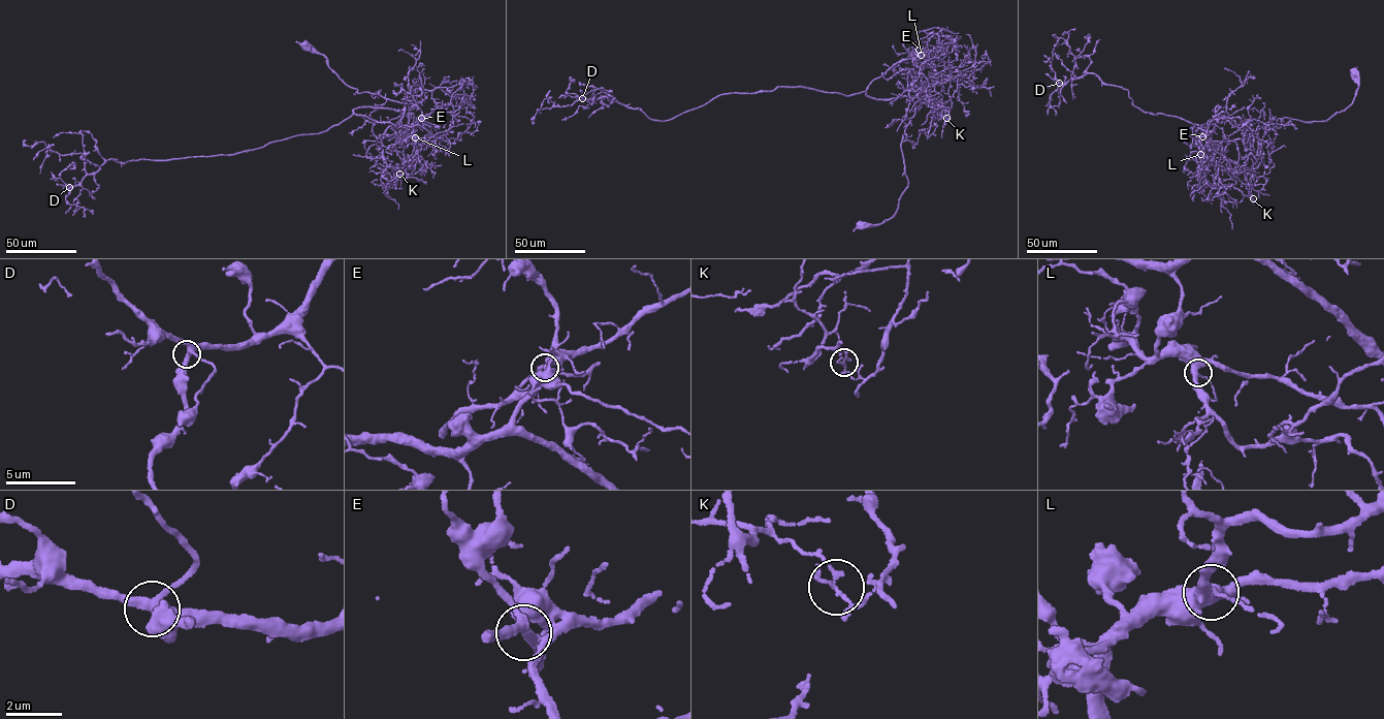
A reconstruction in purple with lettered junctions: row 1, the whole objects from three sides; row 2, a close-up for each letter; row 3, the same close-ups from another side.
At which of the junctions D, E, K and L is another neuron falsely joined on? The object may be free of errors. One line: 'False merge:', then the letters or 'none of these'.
False merge: K

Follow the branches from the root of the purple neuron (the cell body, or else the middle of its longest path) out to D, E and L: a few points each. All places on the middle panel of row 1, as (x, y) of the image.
D: (862, 225), (896, 212), (908, 184), (901, 139), (922, 98), (780, 87), (660, 121), (582, 98)
E: (862, 225), (875, 226), (893, 216), (907, 185), (901, 142), (923, 102), (914, 79), (921, 71), (919, 50)
L: (862, 225), (893, 216), (907, 185), (901, 142), (923, 102), (914, 79), (921, 55)

